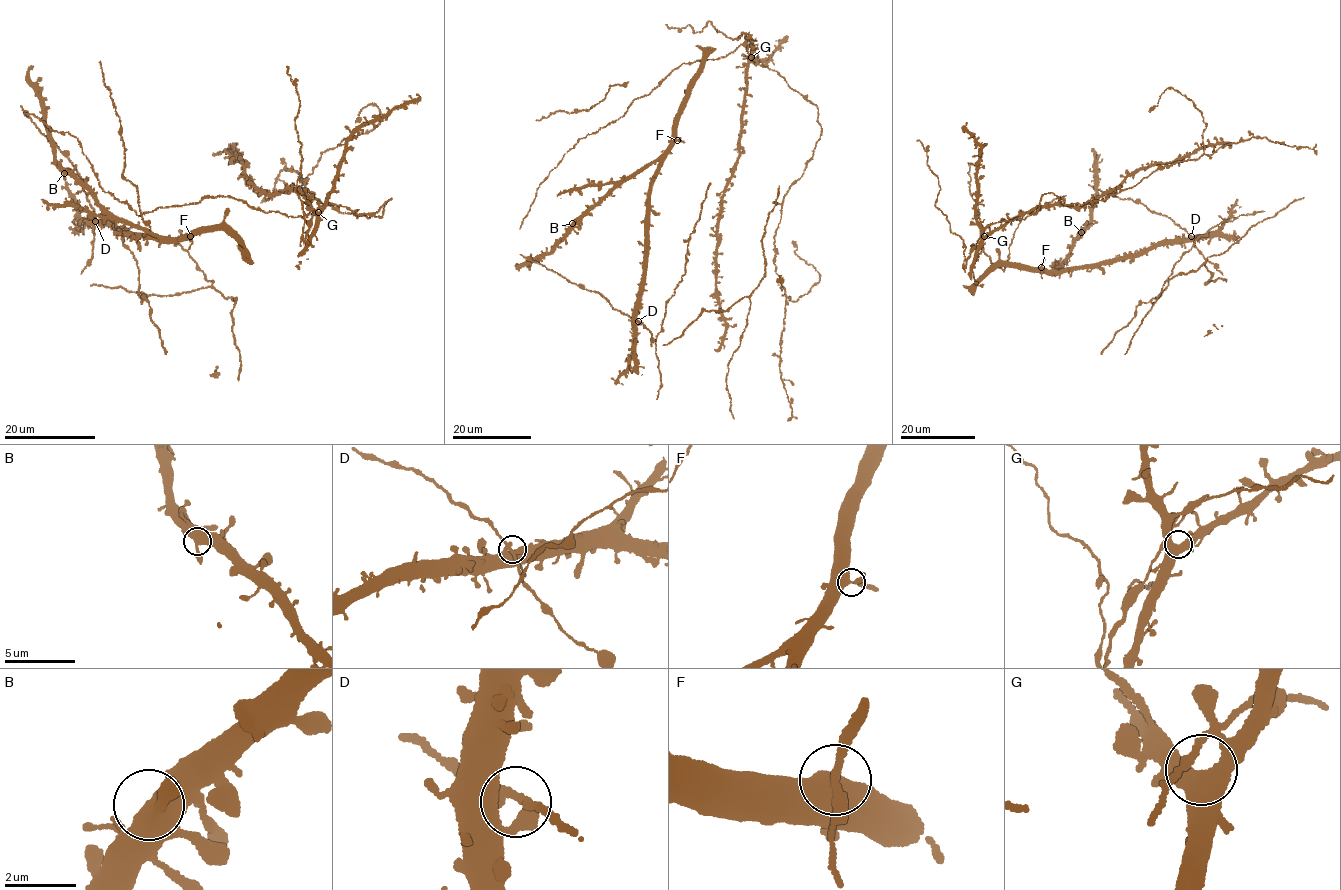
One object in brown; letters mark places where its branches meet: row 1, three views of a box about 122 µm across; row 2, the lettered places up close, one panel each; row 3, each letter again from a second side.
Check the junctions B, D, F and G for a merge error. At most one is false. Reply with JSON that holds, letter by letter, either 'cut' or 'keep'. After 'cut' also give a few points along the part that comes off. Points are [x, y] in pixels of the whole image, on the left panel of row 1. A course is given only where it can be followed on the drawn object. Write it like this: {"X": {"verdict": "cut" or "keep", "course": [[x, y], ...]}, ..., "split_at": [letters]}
{"B": {"verdict": "keep"}, "D": {"verdict": "keep"}, "F": {"verdict": "cut", "course": [[190, 236], [192, 243], [188, 249]]}, "G": {"verdict": "keep"}, "split_at": ["F"]}

